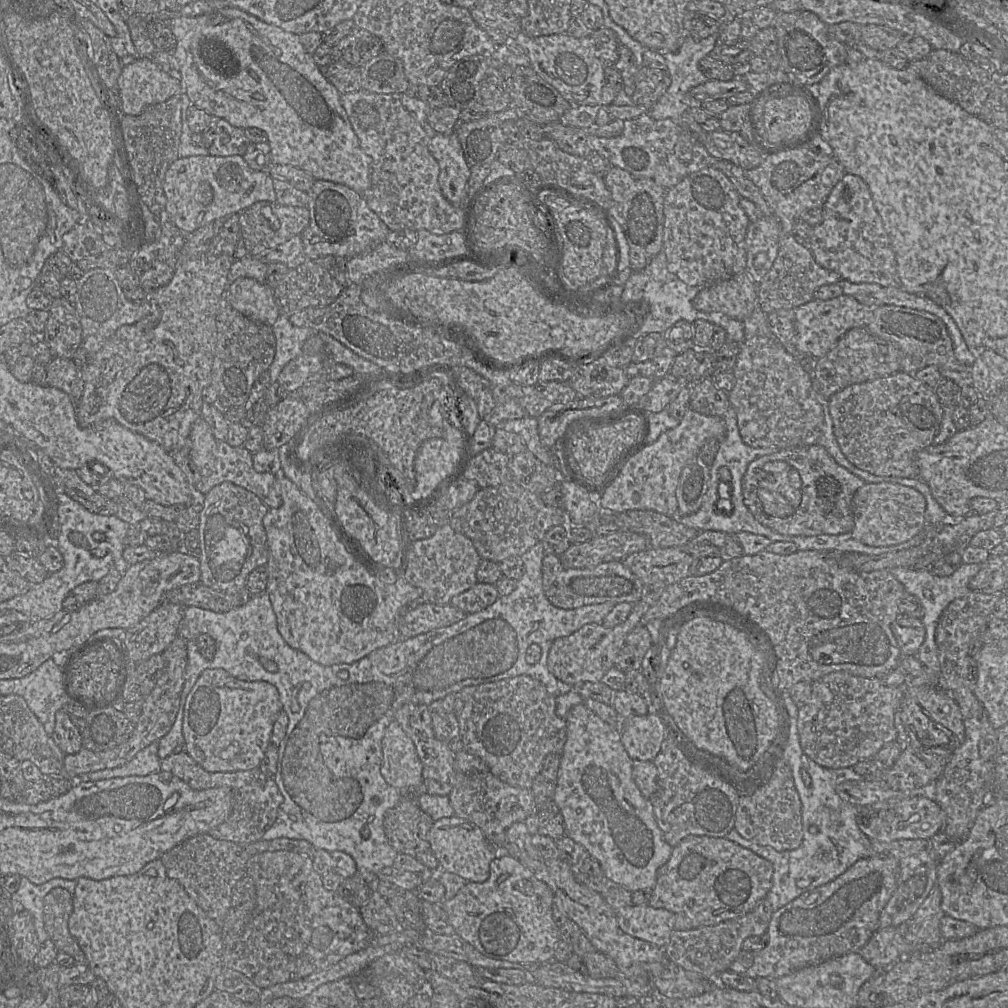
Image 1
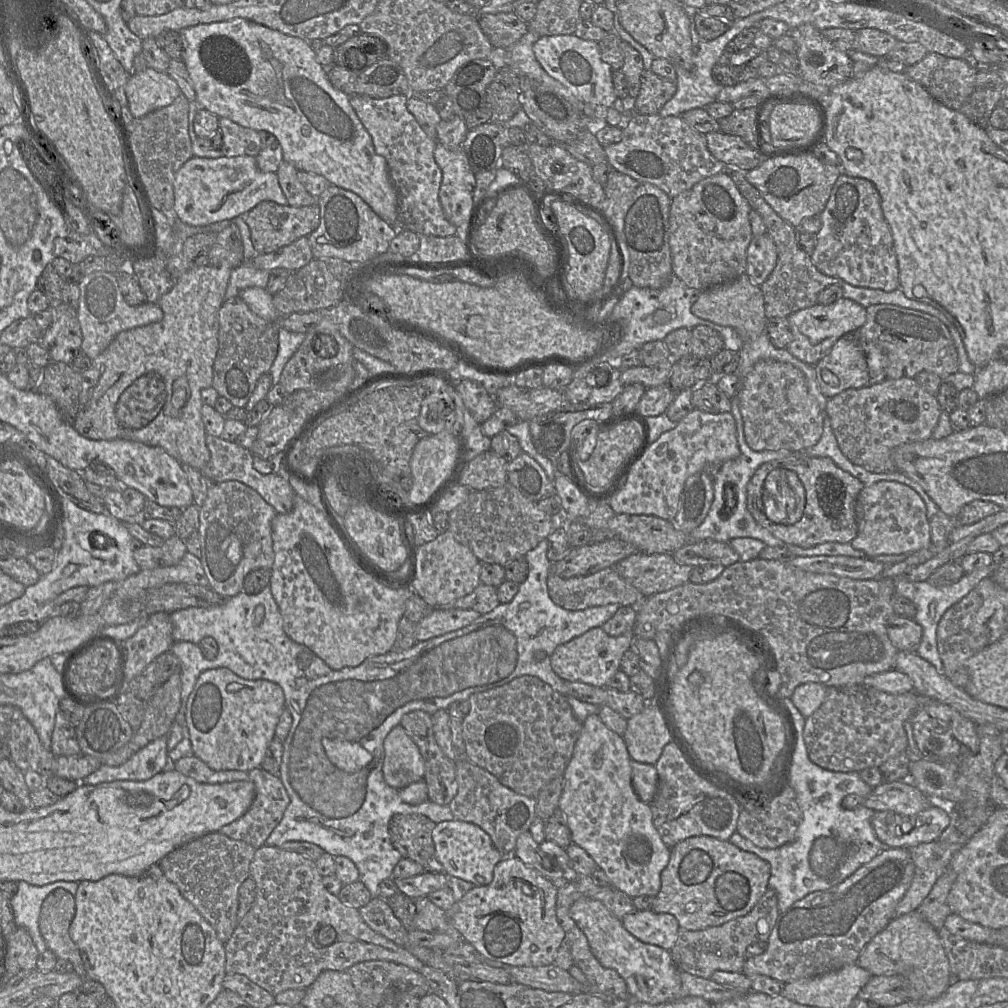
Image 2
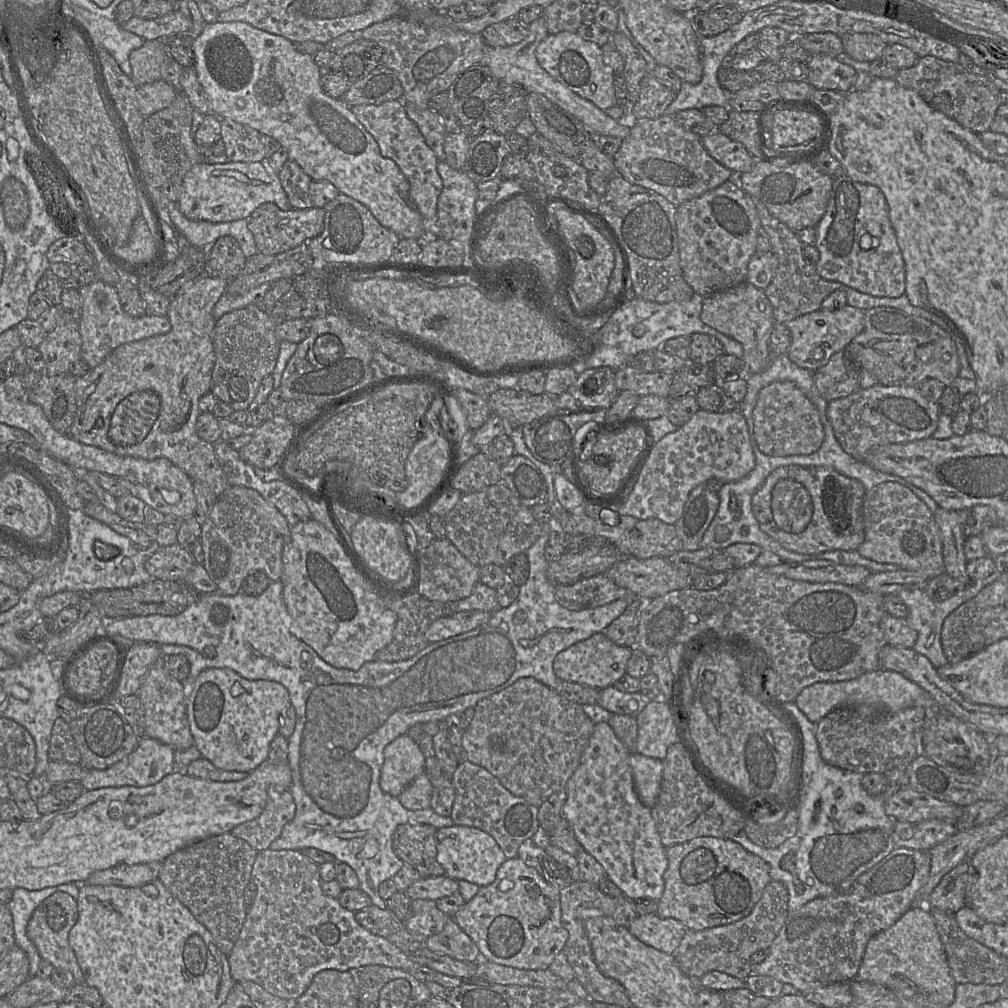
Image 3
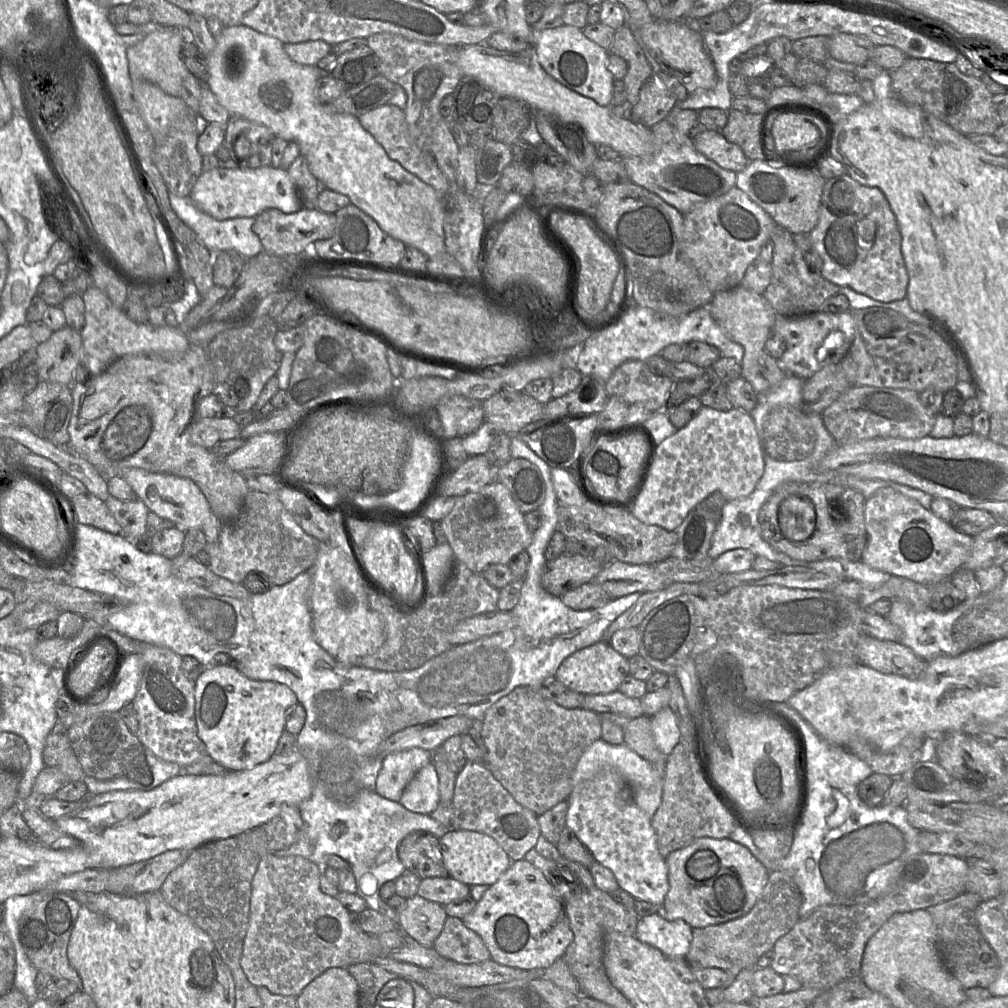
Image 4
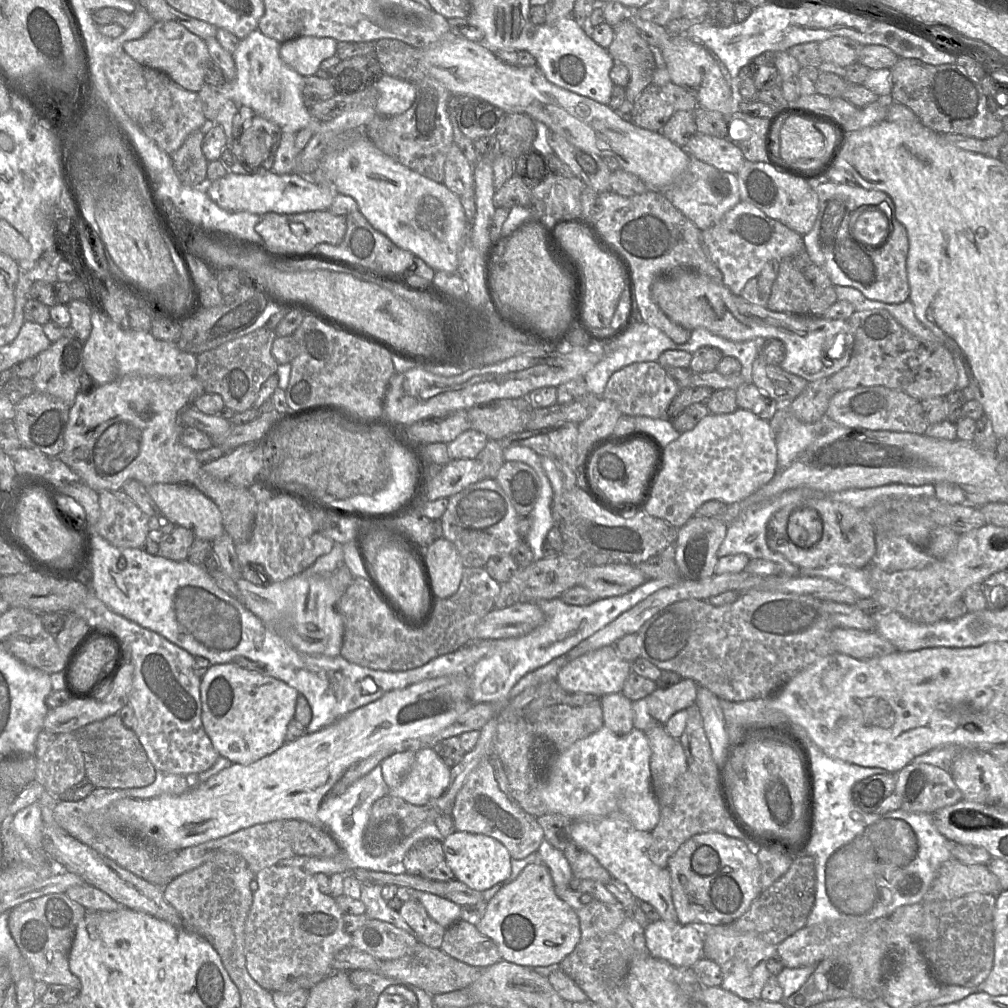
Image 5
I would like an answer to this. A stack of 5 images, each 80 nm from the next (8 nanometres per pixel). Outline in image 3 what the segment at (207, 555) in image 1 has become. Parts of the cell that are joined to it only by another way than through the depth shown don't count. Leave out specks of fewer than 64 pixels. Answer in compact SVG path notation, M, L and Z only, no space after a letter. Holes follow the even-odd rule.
M230 485L219 497L202 523L201 544L204 552L203 566L217 584L218 593L234 596L241 592L244 579L256 571L263 571L272 581L280 581L283 572L282 553L289 541L291 526L278 509L267 502L256 490Z

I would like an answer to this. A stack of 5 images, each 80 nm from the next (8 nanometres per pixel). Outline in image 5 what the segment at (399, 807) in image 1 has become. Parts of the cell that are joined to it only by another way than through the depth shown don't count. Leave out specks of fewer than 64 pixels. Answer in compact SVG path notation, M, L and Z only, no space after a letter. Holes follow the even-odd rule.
M421 840L412 846L403 859L406 874L428 880L448 882L455 879L446 864L440 841Z

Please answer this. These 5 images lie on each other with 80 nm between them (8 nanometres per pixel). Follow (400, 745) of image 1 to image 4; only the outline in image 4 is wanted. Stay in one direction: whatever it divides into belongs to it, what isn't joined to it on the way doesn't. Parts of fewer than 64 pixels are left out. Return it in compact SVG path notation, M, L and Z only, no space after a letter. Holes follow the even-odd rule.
M422 748L387 754L376 780L376 791L383 797L398 801L415 774L431 762L431 752Z

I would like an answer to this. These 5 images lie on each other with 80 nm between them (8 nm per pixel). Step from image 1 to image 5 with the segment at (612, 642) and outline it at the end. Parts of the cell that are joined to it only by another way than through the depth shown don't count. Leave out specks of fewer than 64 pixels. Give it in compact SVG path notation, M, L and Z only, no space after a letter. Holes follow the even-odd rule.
M607 645L565 664L559 670L556 681L567 693L585 693L601 698L604 695L621 693L630 673L631 663L622 659L614 646Z

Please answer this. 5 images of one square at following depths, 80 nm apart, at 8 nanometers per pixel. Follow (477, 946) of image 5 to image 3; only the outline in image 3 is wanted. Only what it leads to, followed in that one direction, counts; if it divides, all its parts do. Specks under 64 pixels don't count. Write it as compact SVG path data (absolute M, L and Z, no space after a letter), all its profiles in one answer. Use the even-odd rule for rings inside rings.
M450 918L442 932L428 937L423 945L430 951L445 954L459 961L477 963L480 951L473 940Z

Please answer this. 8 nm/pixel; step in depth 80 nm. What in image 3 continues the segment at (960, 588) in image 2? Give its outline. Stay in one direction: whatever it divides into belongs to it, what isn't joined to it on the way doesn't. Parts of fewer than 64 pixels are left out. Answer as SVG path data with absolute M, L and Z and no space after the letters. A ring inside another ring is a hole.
M996 569L990 576L981 580L972 581L963 591L943 601L933 600L927 595L923 587L920 586L902 588L897 593L897 596L904 602L908 609L907 616L905 617L906 622L909 627L918 633L918 638L913 649L927 657L936 668L948 665L949 661L943 653L941 644L941 629L945 618L961 604L975 597L984 587L996 581L1003 573Z

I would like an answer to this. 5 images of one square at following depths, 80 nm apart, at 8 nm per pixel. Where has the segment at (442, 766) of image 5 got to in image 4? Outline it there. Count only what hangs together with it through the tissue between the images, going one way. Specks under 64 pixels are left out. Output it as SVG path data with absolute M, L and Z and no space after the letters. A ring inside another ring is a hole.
M432 762L422 767L404 789L399 802L408 810L431 814L440 803L439 778Z

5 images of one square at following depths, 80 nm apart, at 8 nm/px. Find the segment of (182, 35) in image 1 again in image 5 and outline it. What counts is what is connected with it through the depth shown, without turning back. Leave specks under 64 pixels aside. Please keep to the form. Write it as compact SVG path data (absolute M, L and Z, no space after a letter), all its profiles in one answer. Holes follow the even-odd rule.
M258 29L240 40L232 53L236 77L216 87L227 99L252 108L257 114L277 124L283 132L297 133L312 122L319 121L309 112L303 100L305 77L287 66L280 57L281 43ZM352 132L350 142L340 148L330 148L320 161L323 176L339 194L355 199L359 211L377 231L388 237L396 246L421 258L434 271L457 272L458 251L469 235L468 221L461 199L443 183L437 183L411 170L384 154L363 132Z

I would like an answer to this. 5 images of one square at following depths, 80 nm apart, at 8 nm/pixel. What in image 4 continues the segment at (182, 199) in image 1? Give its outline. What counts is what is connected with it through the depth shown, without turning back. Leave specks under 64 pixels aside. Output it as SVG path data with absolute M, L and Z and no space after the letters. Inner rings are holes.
M273 166L259 168L222 168L218 167L203 171L191 189L189 198L201 211L217 220L226 220L238 217L256 217L267 209L278 209L285 214L291 214L303 209L298 190L291 180L287 170Z

